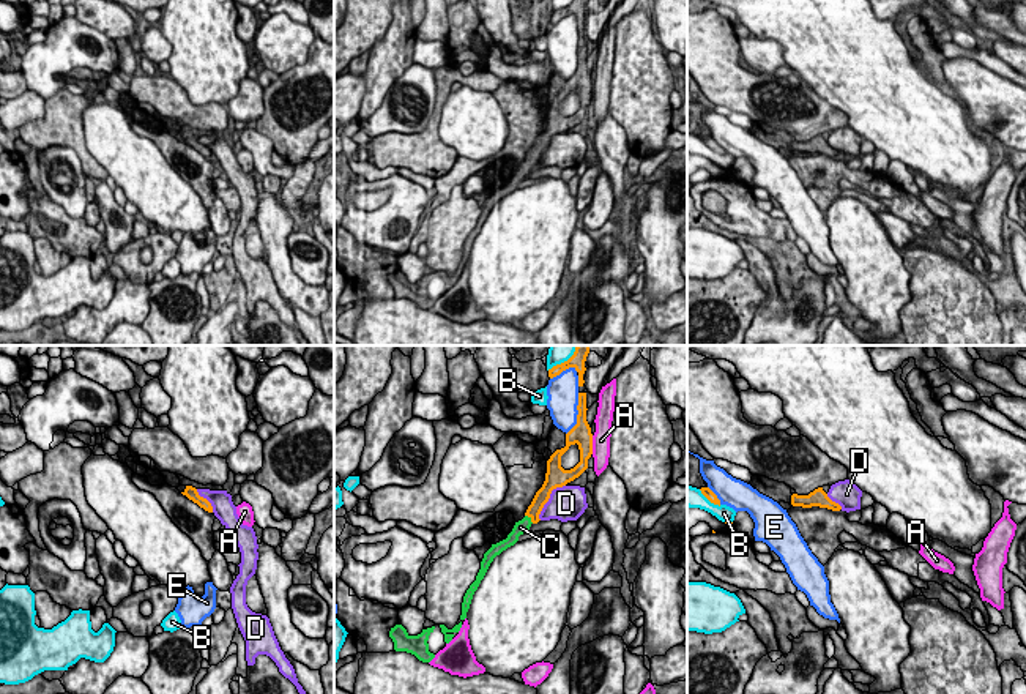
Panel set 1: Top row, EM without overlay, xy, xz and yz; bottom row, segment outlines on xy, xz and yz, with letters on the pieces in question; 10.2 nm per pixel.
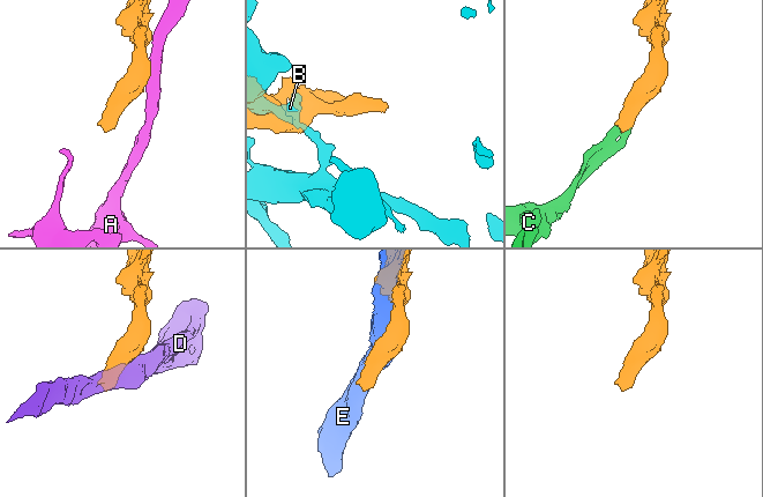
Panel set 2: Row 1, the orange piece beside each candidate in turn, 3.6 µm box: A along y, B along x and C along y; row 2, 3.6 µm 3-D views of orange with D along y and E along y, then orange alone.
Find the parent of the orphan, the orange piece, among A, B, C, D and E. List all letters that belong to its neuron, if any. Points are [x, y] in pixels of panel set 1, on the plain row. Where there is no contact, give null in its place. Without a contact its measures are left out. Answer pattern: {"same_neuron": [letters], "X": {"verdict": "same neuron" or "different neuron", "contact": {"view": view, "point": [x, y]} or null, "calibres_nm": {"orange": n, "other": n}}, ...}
{"same_neuron": ["C"], "A": {"verdict": "different neuron", "contact": {"view": "xz", "point": [591, 92]}, "calibres_nm": {"orange": 220, "other": 190}}, "B": {"verdict": "different neuron", "contact": {"view": "xz", "point": [561, 10]}, "calibres_nm": {"orange": 160, "other": 130}}, "C": {"verdict": "same neuron", "contact": {"view": "xz", "point": [531, 166]}, "calibres_nm": {"orange": 140, "other": 140}}, "D": {"verdict": "different neuron", "contact": {"view": "xz", "point": [549, 144]}, "calibres_nm": {"orange": 220, "other": 360}}, "E": {"verdict": "different neuron", "contact": {"view": "xz", "point": [579, 60]}, "calibres_nm": {"orange": 220, "other": 320}}}

